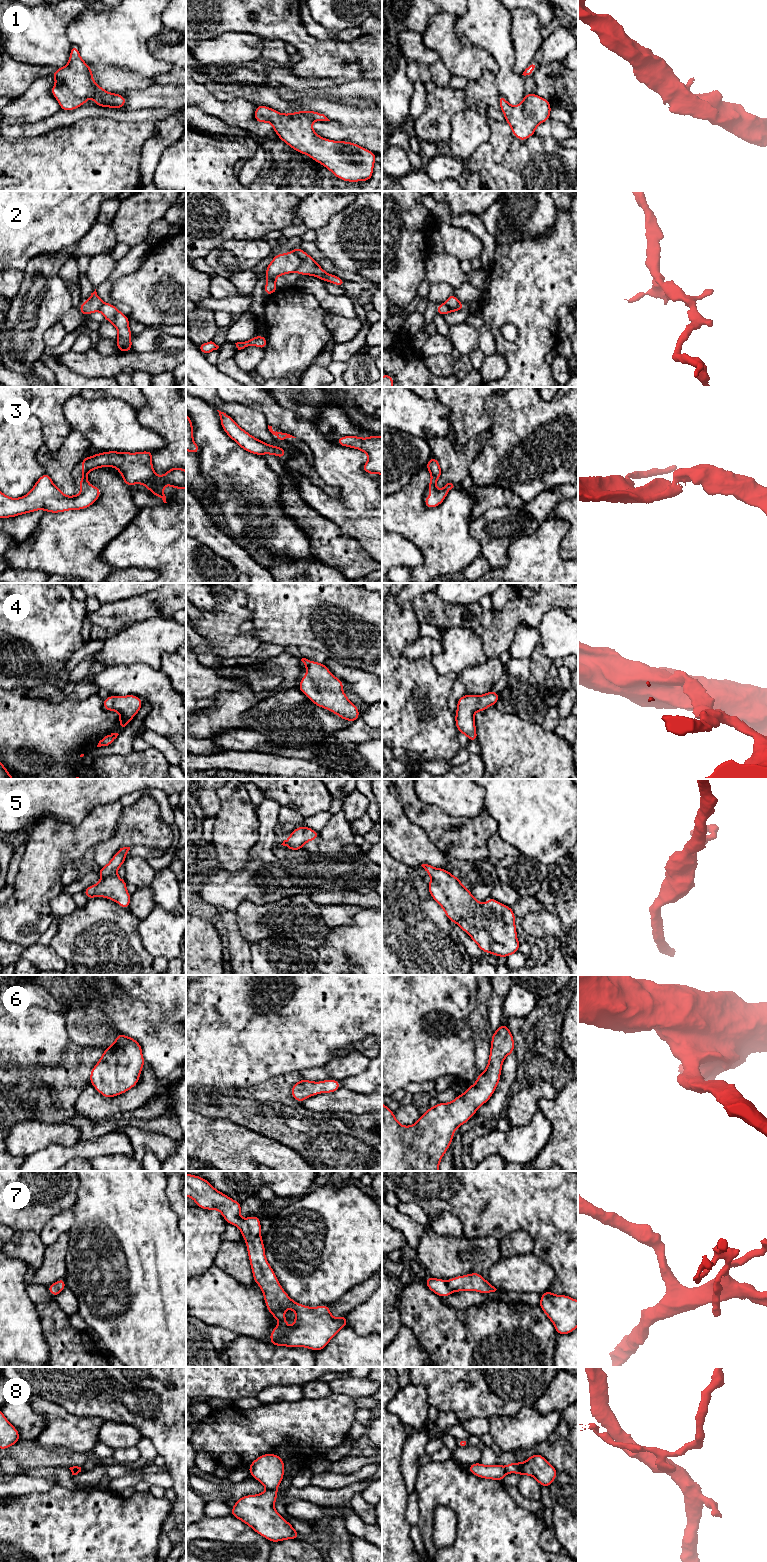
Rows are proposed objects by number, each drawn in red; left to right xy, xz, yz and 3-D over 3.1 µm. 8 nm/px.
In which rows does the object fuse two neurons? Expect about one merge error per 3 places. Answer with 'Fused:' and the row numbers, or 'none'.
Fused: 2, 8

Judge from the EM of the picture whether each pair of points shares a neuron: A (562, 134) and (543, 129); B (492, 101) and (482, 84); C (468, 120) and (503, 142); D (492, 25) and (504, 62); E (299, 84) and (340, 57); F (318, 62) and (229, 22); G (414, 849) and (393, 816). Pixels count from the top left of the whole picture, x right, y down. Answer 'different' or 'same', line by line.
A: same
B: same
C: different
D: same
E: different
F: same
G: same

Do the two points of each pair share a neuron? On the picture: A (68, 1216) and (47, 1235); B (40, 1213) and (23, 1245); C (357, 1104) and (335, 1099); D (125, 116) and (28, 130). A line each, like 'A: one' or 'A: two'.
A: one
B: two
C: one
D: one

